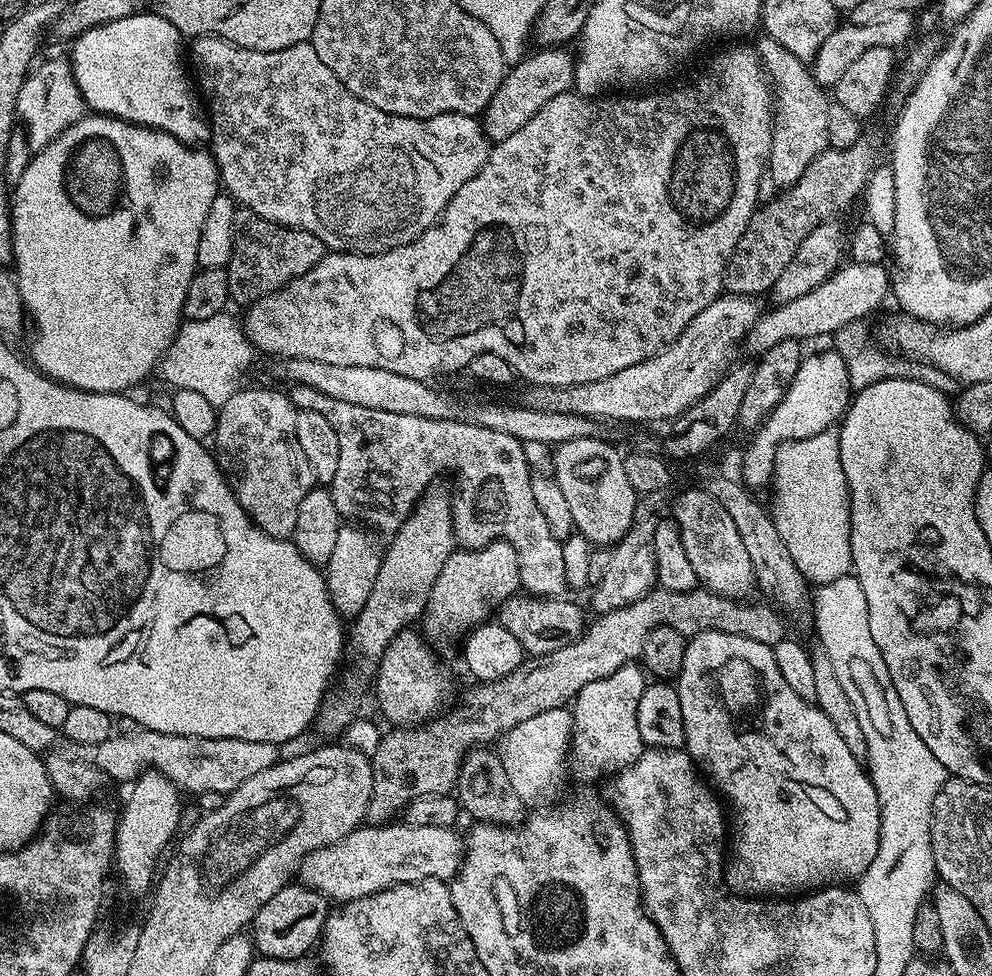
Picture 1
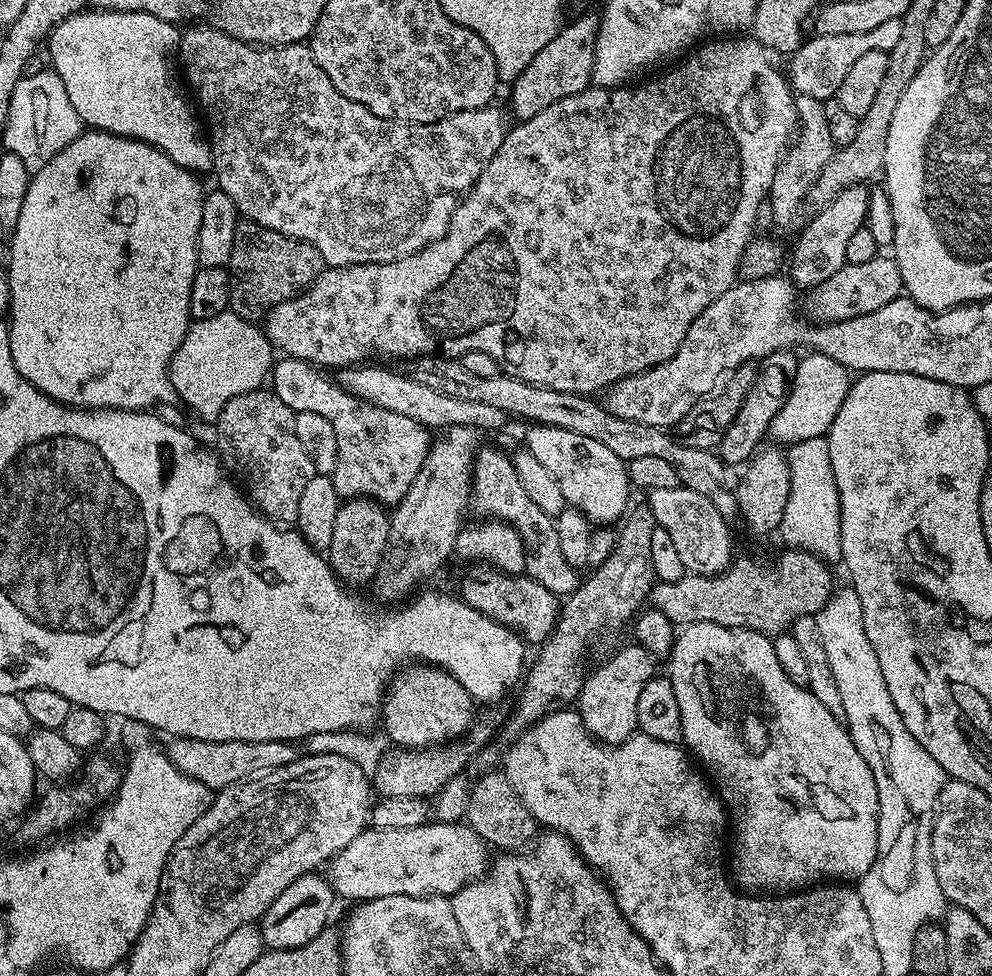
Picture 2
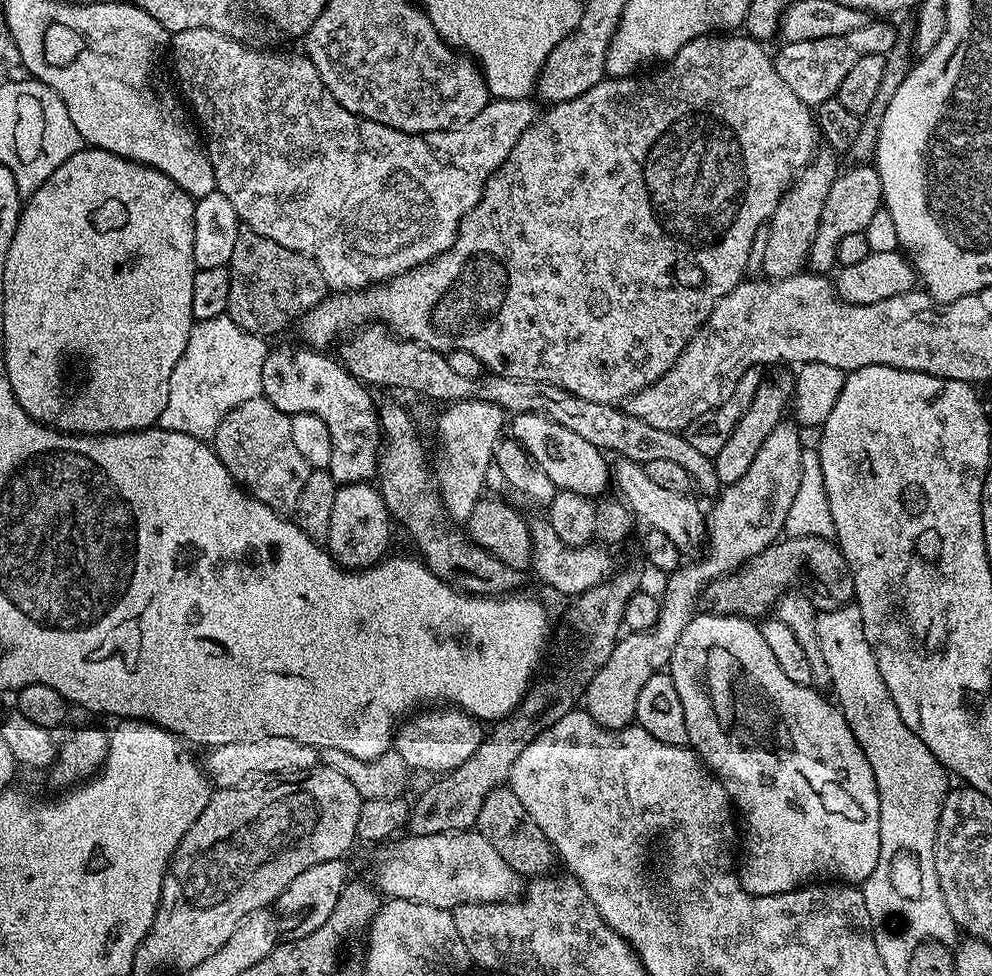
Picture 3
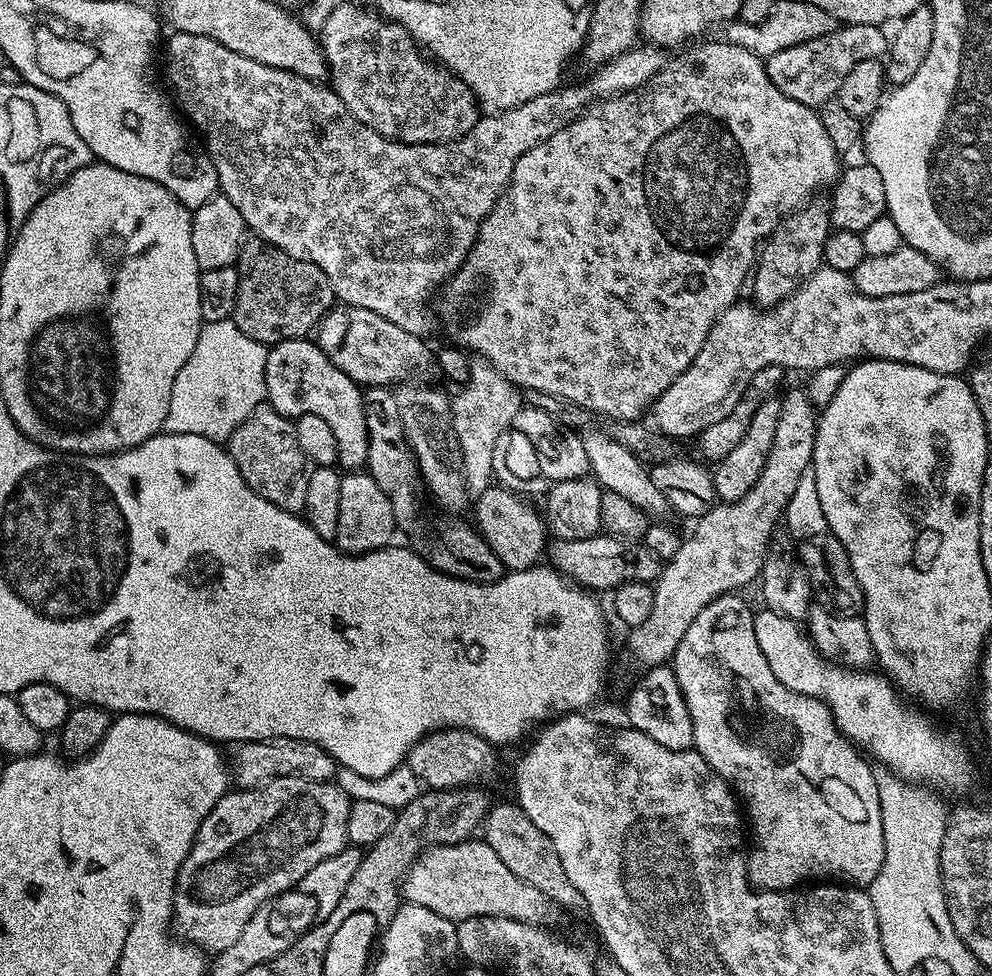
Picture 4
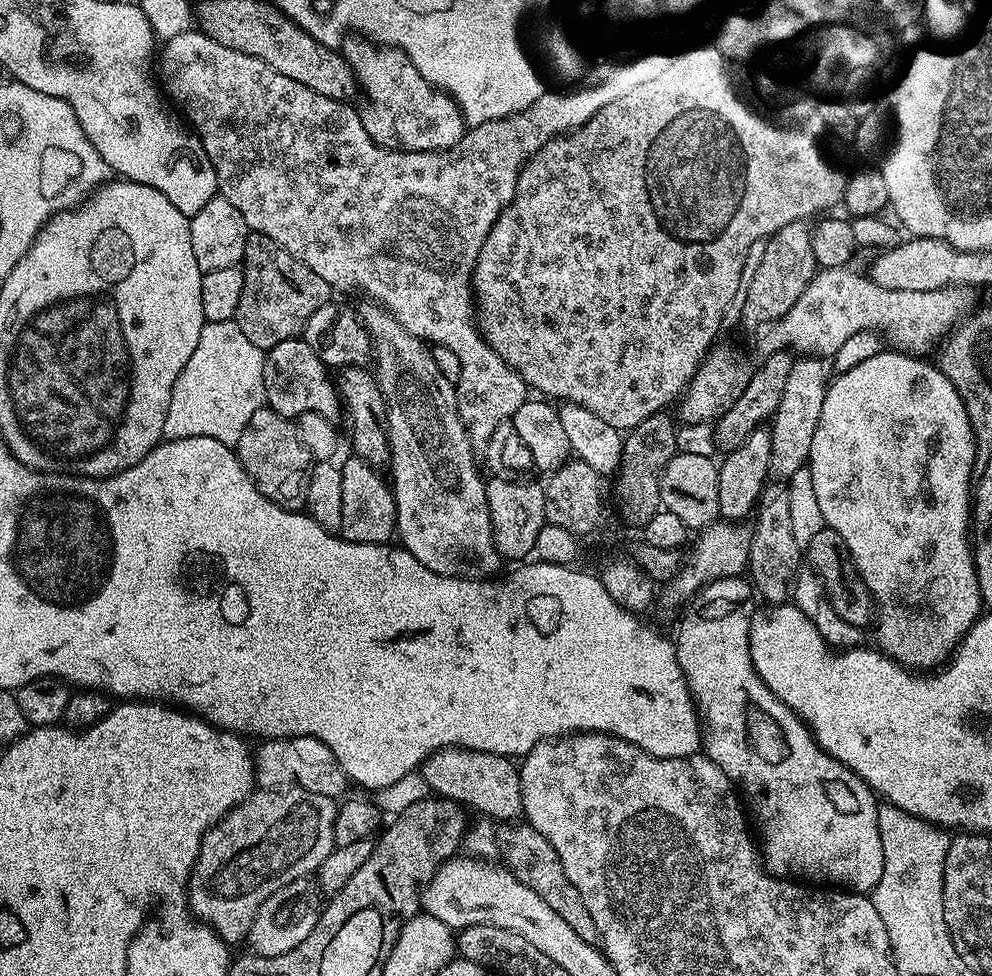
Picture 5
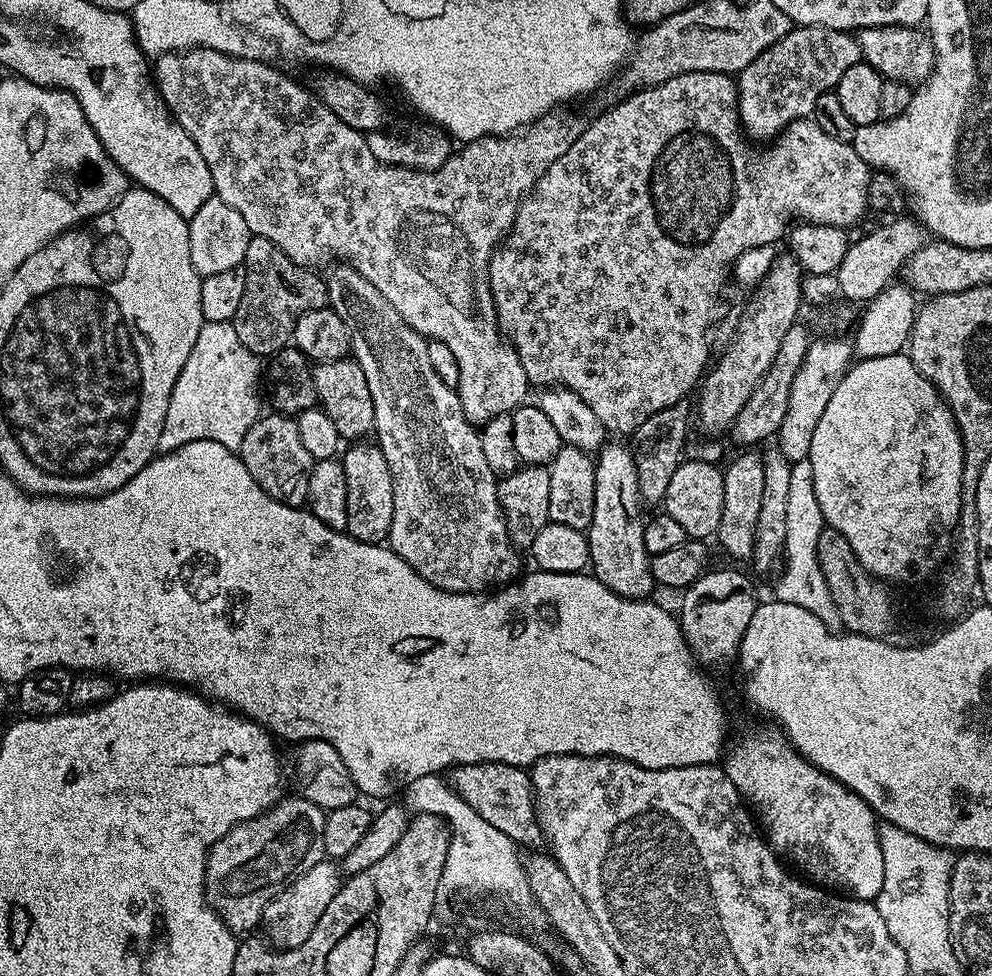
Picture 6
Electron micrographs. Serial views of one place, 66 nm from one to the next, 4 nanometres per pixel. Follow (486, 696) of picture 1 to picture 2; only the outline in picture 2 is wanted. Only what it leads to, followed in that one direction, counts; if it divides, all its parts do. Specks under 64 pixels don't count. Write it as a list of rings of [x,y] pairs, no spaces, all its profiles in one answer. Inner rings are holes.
[[[788,548],[777,558],[776,564],[759,564],[756,560],[735,559],[725,572],[717,576],[698,576],[686,574],[677,584],[674,582],[657,582],[652,586],[651,607],[657,608],[670,622],[677,626],[694,623],[716,623],[718,626],[745,628],[754,630],[763,636],[777,637],[785,635],[792,623],[799,616],[815,616],[830,602],[834,591],[832,572],[829,561],[822,560],[812,552],[800,548]],[[477,719],[459,742],[449,742],[435,748],[398,748],[385,751],[377,764],[374,775],[374,788],[381,797],[385,796],[422,796],[435,797],[443,790],[446,782],[465,771],[468,759],[489,747],[488,739],[494,736],[492,724],[488,720]]]

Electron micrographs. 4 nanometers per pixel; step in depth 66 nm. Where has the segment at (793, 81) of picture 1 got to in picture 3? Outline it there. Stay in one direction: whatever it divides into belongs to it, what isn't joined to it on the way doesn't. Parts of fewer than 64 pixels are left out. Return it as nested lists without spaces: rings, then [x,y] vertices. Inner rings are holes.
[[[831,150],[817,151],[778,202],[772,219],[766,225],[766,235],[762,240],[764,253],[760,256],[760,264],[764,267],[763,275],[767,279],[785,280],[787,276],[799,276],[805,271],[810,246],[814,242],[814,234],[818,234],[822,208],[826,206],[830,186],[836,181],[838,175],[836,160],[838,160],[837,153]]]

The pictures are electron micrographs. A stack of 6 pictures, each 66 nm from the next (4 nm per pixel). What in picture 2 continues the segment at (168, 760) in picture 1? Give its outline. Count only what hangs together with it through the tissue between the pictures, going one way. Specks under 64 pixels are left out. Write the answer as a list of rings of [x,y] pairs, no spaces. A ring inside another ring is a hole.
[[[181,736],[169,739],[167,742],[169,744],[166,744],[166,751],[170,762],[174,762],[174,766],[178,766],[182,774],[202,782],[207,788],[213,790],[228,788],[232,784],[240,783],[241,780],[286,766],[298,758],[297,745],[287,740],[214,742],[213,740],[191,740]]]

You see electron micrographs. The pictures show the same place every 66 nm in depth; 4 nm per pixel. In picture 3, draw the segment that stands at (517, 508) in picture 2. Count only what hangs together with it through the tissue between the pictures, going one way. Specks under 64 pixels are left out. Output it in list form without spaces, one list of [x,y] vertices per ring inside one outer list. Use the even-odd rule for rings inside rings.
[[[546,518],[532,520],[532,563],[531,571],[536,571],[536,576],[548,588],[553,588],[556,592],[561,592],[567,598],[581,596],[586,590],[598,586],[602,581],[608,579],[614,571],[612,556],[607,547],[599,543],[584,544],[581,548],[576,548],[572,544],[562,542],[558,538],[558,533],[554,531],[554,526]]]

